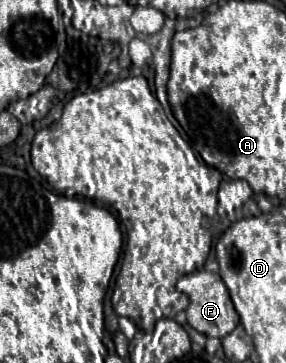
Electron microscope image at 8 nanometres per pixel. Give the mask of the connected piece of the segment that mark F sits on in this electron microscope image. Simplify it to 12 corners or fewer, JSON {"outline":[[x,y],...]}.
{"outline":[[188,273],[188,325],[222,339],[240,323],[218,273]]}

